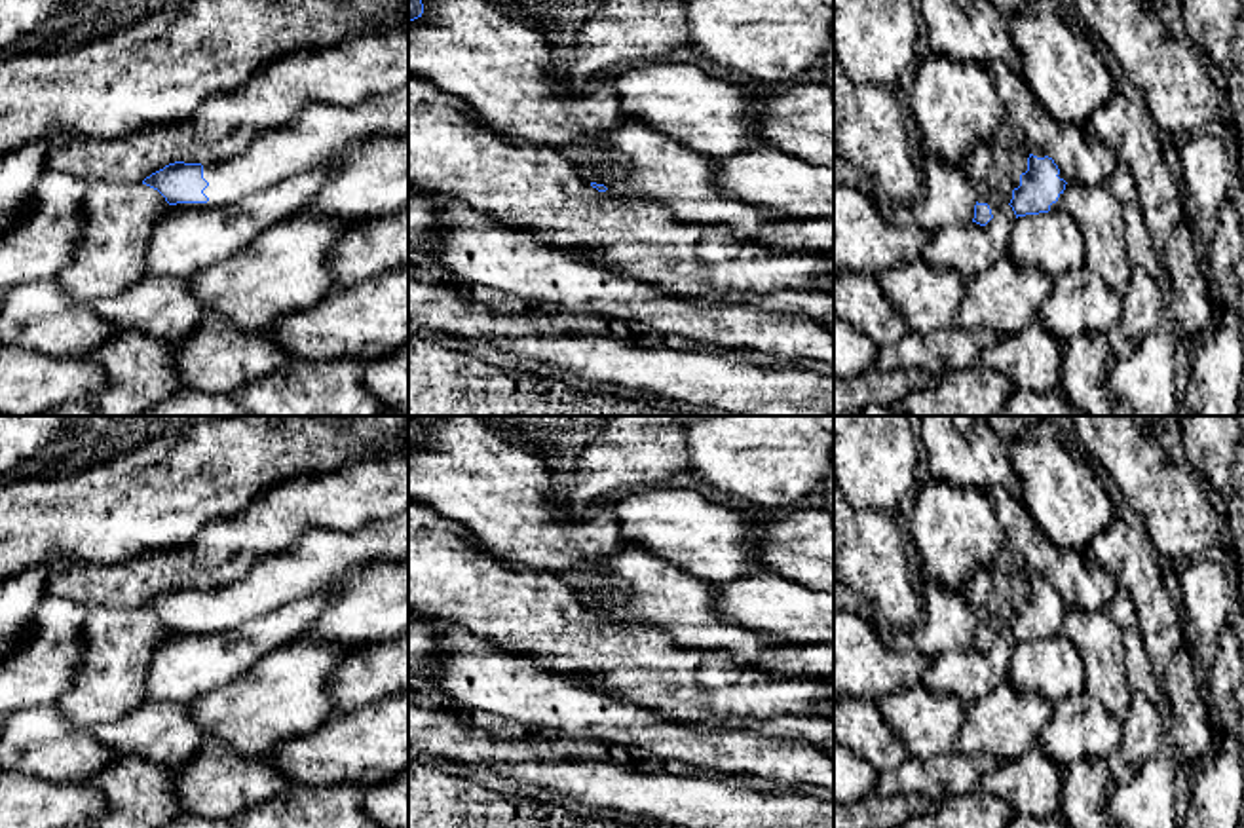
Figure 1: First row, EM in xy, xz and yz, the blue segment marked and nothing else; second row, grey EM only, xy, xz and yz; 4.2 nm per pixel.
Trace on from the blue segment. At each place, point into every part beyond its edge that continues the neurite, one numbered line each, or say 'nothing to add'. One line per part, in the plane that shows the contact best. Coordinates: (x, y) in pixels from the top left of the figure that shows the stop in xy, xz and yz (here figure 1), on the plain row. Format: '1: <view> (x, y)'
1: xy (321, 557)

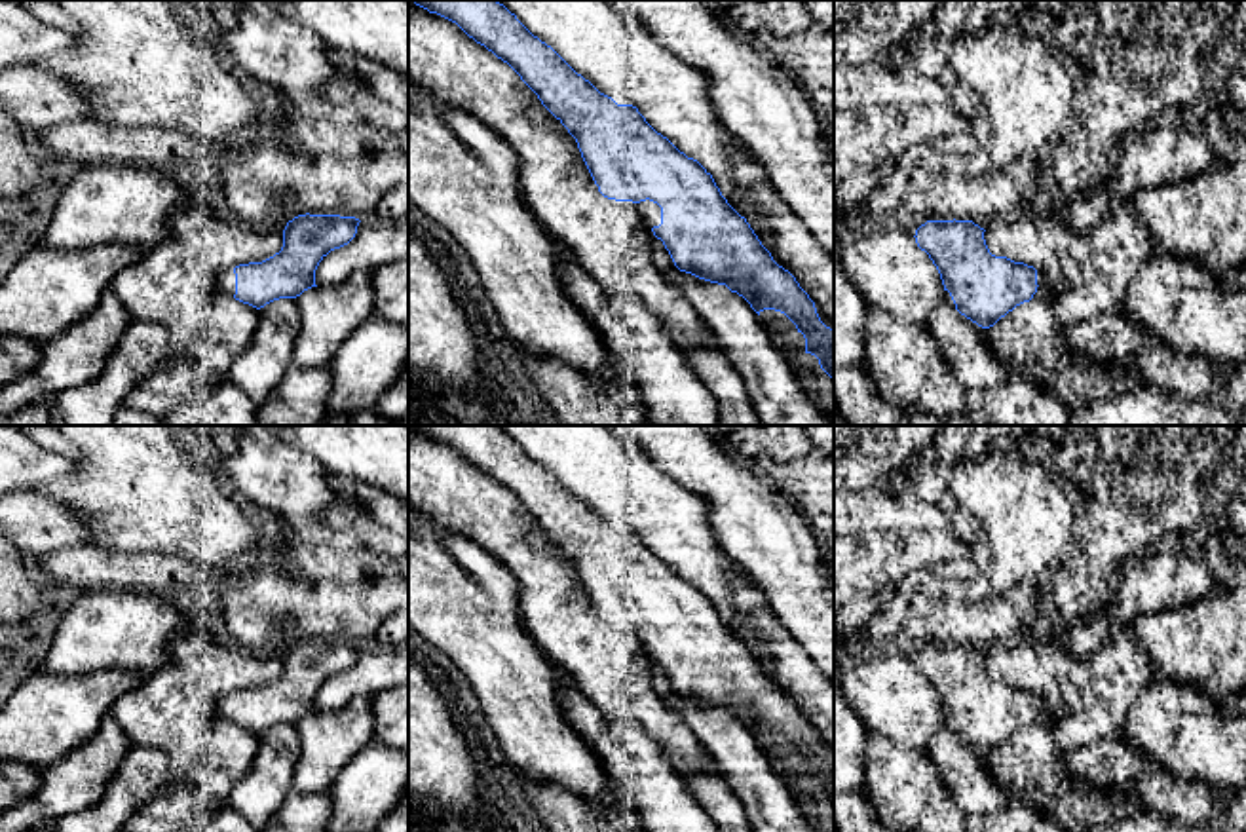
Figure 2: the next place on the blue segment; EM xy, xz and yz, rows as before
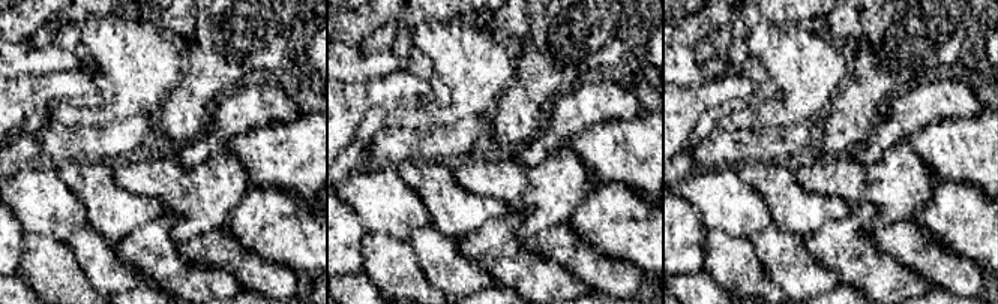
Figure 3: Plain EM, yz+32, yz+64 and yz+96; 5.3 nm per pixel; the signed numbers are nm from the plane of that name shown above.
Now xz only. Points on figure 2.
1: xz (650, 637)

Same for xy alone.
1: xy (225, 705)

